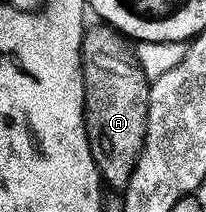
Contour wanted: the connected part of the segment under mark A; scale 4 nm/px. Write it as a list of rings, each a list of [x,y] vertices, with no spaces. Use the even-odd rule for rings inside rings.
[[[104,22],[84,29],[81,37],[81,73],[85,87],[85,133],[97,172],[106,185],[124,186],[137,164],[137,155],[145,145],[146,100],[150,81],[137,67],[137,61],[125,49],[126,41],[116,28]]]

